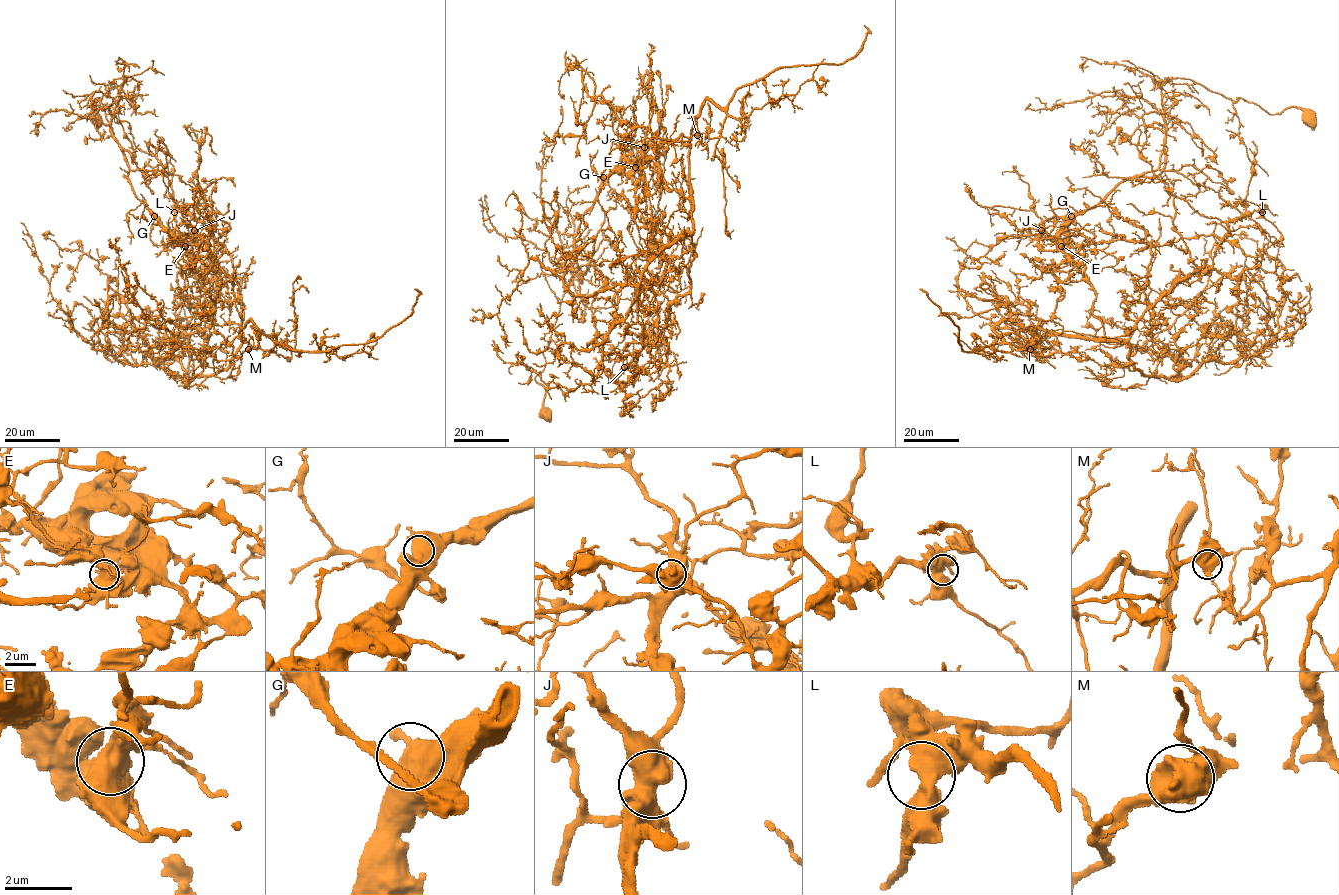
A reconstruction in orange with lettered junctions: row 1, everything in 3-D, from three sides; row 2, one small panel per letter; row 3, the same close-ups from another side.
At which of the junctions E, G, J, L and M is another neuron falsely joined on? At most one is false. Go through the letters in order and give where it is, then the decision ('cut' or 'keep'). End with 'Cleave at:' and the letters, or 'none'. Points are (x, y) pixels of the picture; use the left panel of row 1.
E: (185, 246) | cut
G: (154, 216) | keep
J: (194, 230) | keep
L: (174, 212) | keep
M: (248, 349) | keep
Cleave at: E

